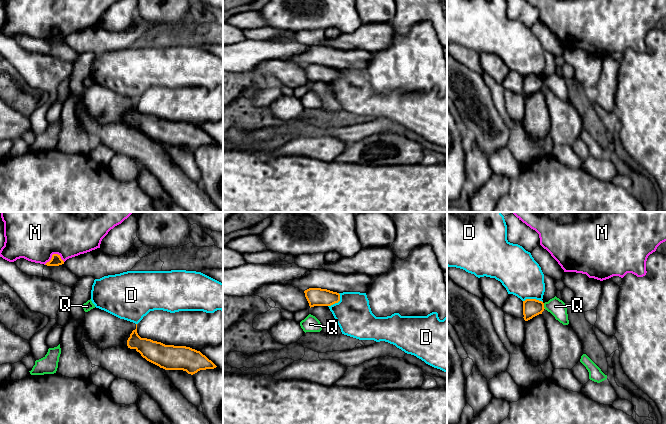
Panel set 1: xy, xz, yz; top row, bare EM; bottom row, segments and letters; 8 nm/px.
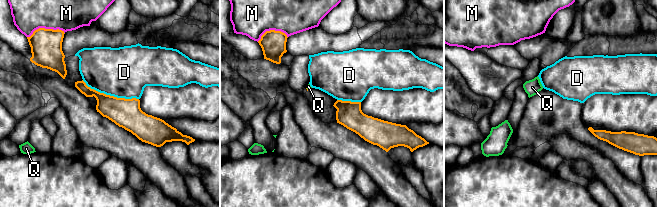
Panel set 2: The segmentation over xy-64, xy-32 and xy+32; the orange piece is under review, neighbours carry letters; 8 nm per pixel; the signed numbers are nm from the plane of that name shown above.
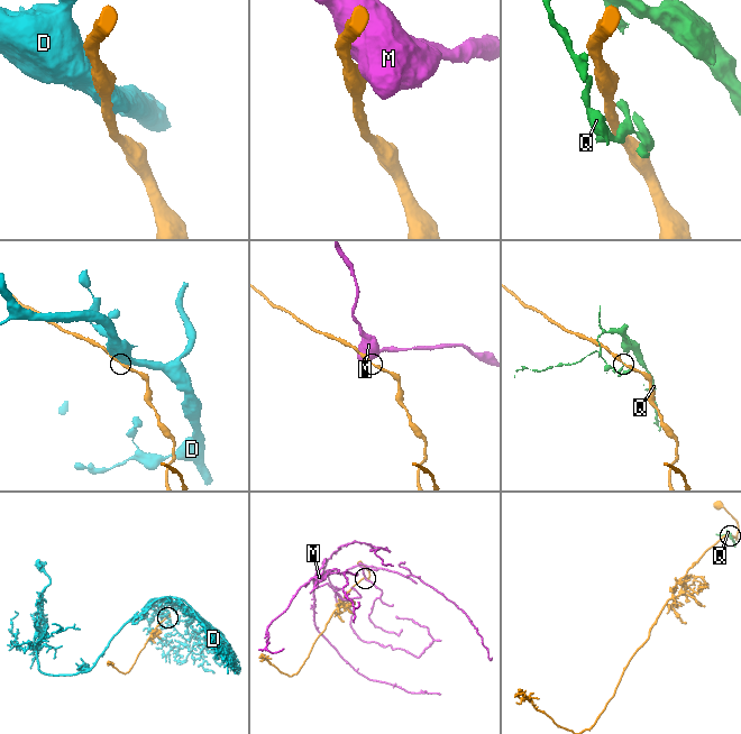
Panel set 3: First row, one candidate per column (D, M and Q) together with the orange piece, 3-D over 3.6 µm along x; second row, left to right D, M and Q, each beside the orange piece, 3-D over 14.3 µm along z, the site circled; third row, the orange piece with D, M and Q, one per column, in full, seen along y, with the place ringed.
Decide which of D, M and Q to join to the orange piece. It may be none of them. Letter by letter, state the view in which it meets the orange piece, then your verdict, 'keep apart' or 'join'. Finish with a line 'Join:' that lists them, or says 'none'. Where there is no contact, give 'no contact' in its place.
D: yz | keep apart
M: xy | keep apart
Q: yz | keep apart
Join: none

